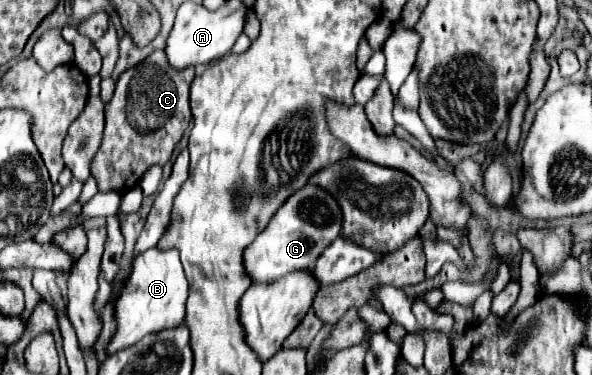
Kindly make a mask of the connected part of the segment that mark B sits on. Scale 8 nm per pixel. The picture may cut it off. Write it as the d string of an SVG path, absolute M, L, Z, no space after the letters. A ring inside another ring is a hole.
M146 250L134 260L132 274L118 298L116 304L116 322L118 330L108 344L108 352L114 354L120 348L128 348L142 340L146 334L160 332L164 328L176 328L184 322L184 306L188 298L188 280L184 276L180 258L176 250Z

